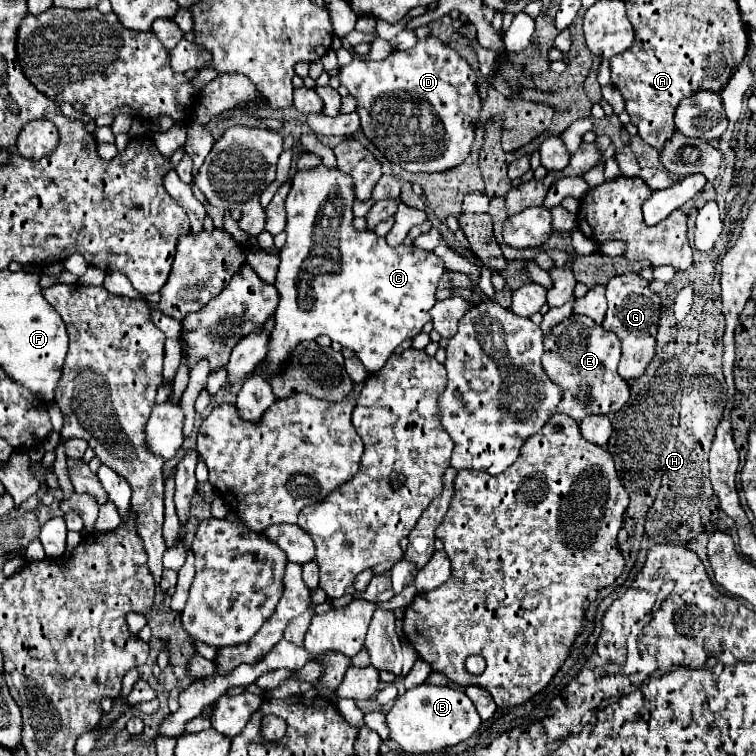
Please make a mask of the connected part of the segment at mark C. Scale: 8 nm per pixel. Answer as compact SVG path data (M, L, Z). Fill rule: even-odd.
M321 165L313 171L299 171L293 177L285 201L287 243L279 253L281 265L275 281L281 301L275 311L275 329L265 357L269 375L283 367L299 341L311 341L319 335L327 335L331 341L349 347L369 373L377 373L405 339L413 339L421 333L423 325L431 321L429 309L435 305L435 289L445 269L443 261L433 251L423 251L413 245L389 247L385 239L375 233L355 231L351 225L353 201L353 181L339 169L327 169Z

